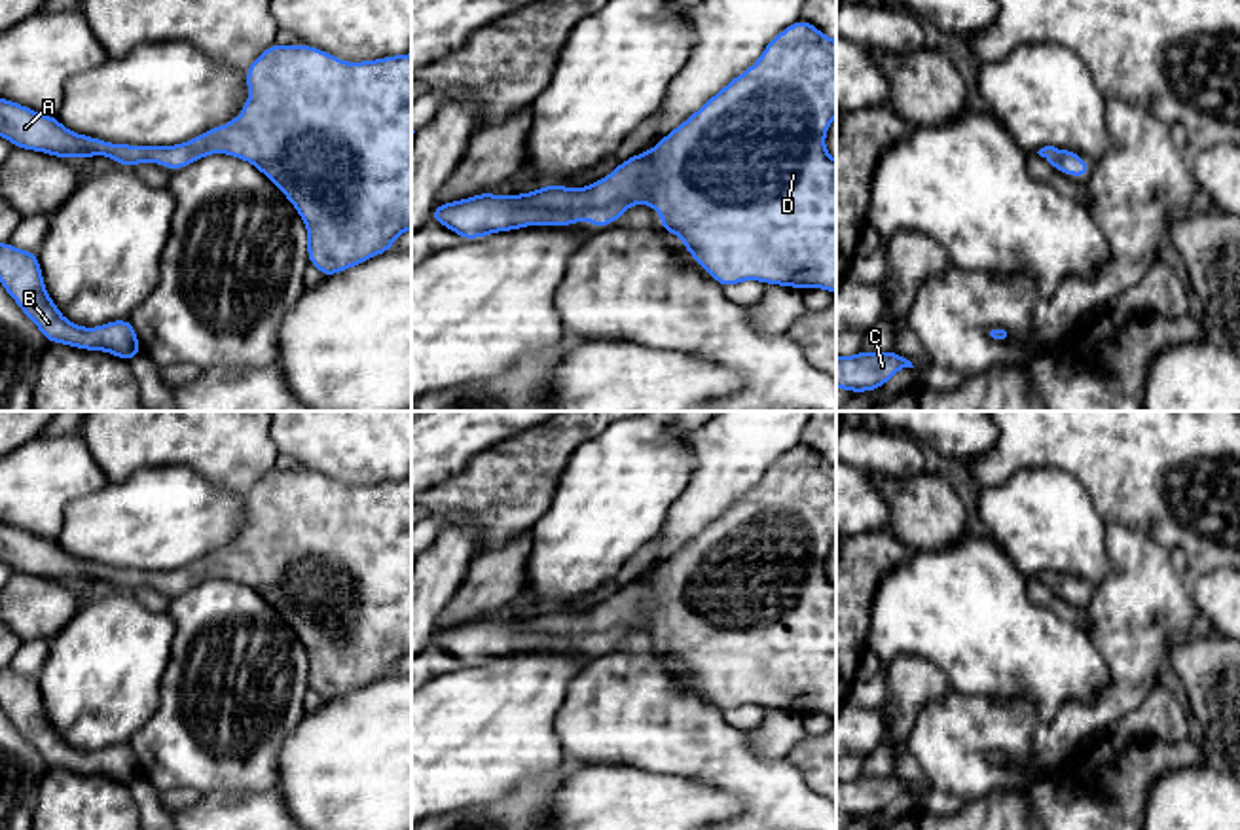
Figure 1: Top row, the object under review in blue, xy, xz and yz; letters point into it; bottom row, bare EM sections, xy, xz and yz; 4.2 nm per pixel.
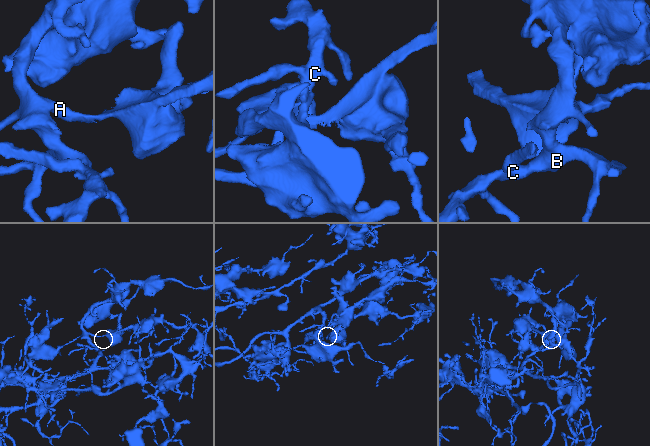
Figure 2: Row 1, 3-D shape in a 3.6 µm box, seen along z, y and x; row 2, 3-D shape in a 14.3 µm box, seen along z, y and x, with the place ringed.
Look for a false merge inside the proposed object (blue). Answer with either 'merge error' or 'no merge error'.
no merge error

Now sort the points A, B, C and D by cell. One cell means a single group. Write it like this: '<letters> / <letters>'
A B C D

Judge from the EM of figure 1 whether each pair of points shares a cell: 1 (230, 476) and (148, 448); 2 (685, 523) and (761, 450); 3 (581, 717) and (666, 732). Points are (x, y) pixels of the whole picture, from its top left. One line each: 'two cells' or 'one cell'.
1: one cell
2: one cell
3: one cell

